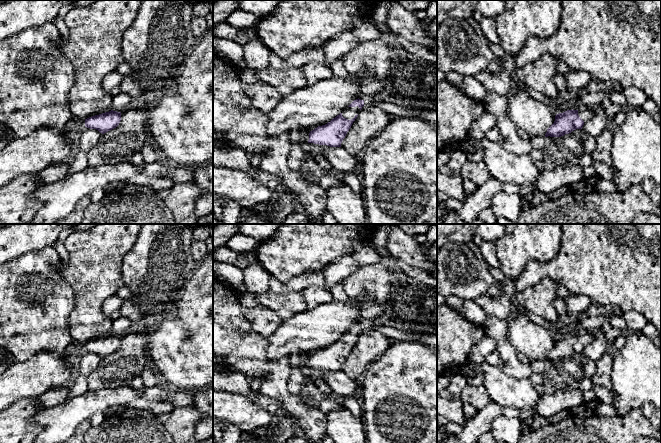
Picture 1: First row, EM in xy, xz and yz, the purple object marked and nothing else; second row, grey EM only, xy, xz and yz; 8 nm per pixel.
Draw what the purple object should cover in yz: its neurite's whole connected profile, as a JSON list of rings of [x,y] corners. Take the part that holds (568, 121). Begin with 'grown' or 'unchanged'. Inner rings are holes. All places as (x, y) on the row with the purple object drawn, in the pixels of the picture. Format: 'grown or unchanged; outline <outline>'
grown; outline [[[594,108],[567,110],[556,114],[554,123],[547,129],[545,137],[561,137],[576,129],[582,129],[584,123],[595,114]]]

